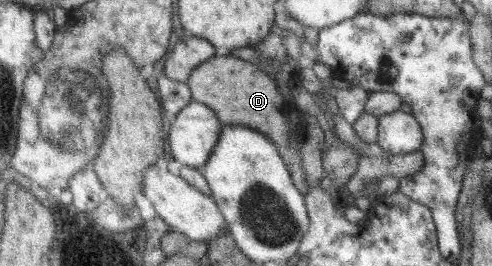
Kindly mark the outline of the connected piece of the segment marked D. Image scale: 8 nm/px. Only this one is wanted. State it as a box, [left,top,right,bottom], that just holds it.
[188,53,311,194]

